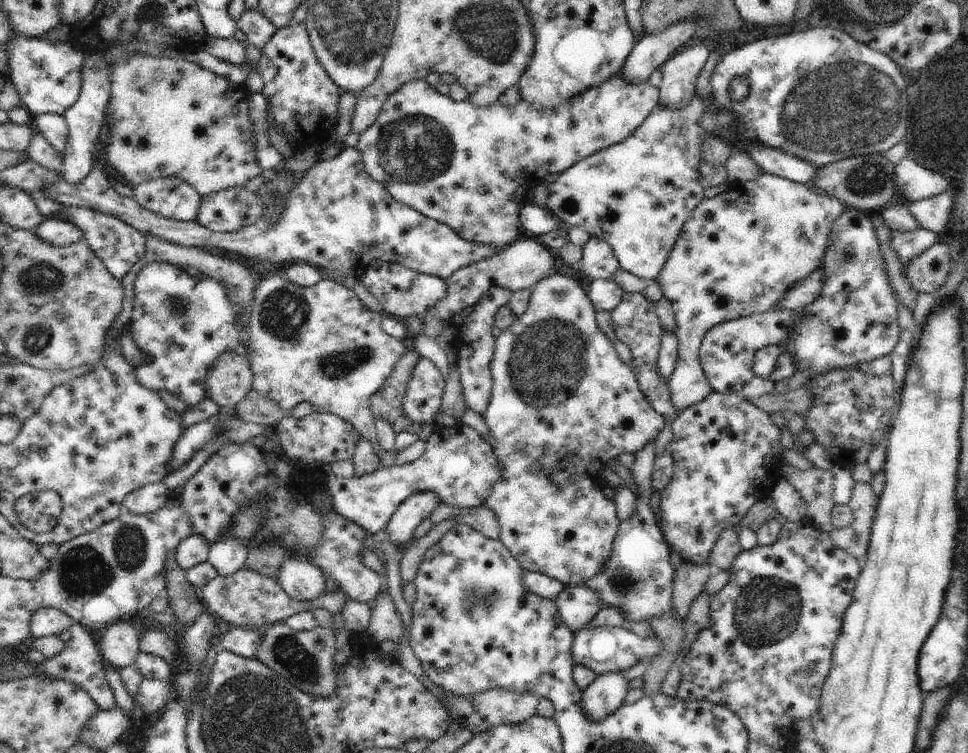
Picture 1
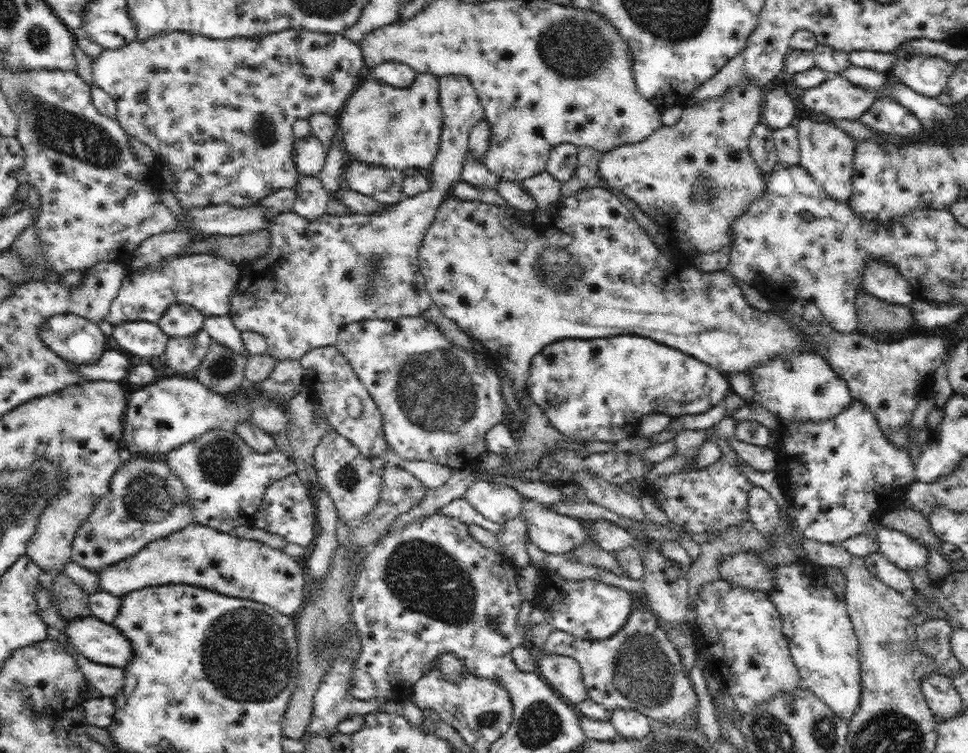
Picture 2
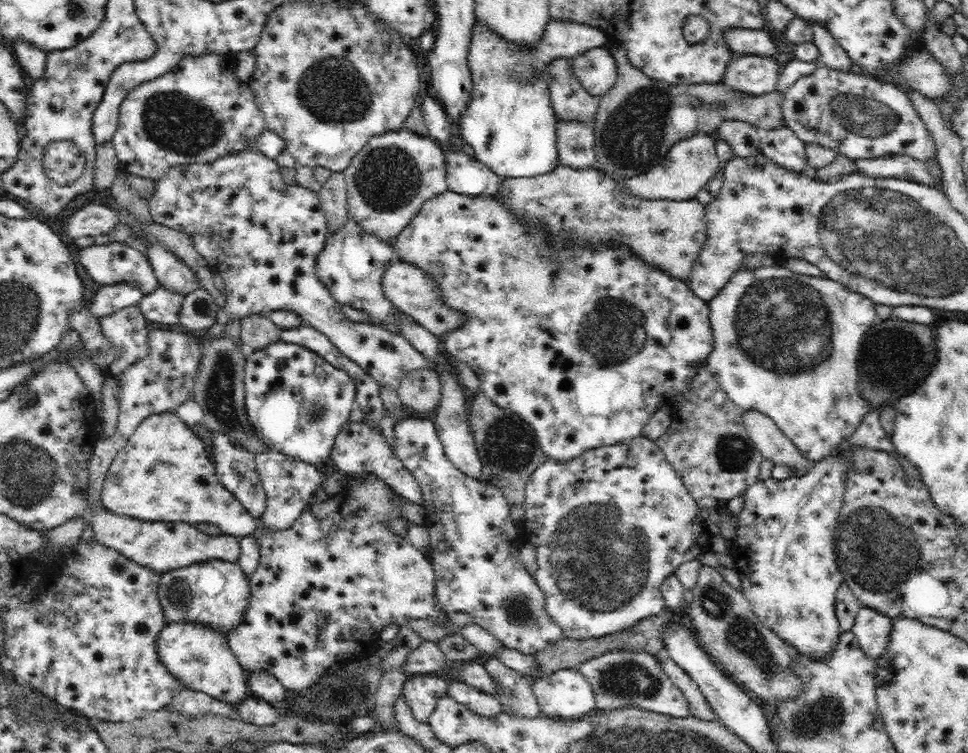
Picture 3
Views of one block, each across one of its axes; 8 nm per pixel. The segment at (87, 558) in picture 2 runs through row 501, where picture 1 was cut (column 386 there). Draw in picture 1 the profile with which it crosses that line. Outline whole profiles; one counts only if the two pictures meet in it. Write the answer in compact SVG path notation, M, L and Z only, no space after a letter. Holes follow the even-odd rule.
M622 71L618 72L614 78L610 78L602 84L602 86L596 86L596 88L588 88L586 92L566 100L564 104L556 106L556 108L542 108L542 110L536 110L532 104L528 104L526 100L520 100L513 107L505 107L499 105L499 103L493 104L490 108L476 108L472 106L470 102L456 102L450 98L450 95L443 95L426 82L425 79L413 80L404 84L402 88L398 88L394 94L390 94L386 98L386 102L382 104L376 120L360 133L359 140L356 144L358 152L362 154L362 162L366 172L376 182L384 185L384 188L392 195L394 200L400 202L400 204L406 204L410 208L414 208L418 212L424 214L428 218L433 218L446 226L450 226L454 232L461 236L462 240L466 242L474 242L474 244L488 244L496 250L500 250L514 244L518 239L518 236L523 231L520 224L520 212L521 206L518 206L518 202L514 200L514 194L516 190L520 188L529 188L529 192L532 195L532 191L537 185L542 184L543 180L546 180L546 176L550 174L559 174L566 172L571 166L586 160L588 156L594 156L596 152L604 150L604 148L610 148L614 144L620 144L622 140L630 138L634 134L634 130L638 128L643 120L646 120L652 111L658 105L658 98L660 96L660 89L656 86L652 86L650 81L640 82L640 84L628 84L626 78L622 76Z

